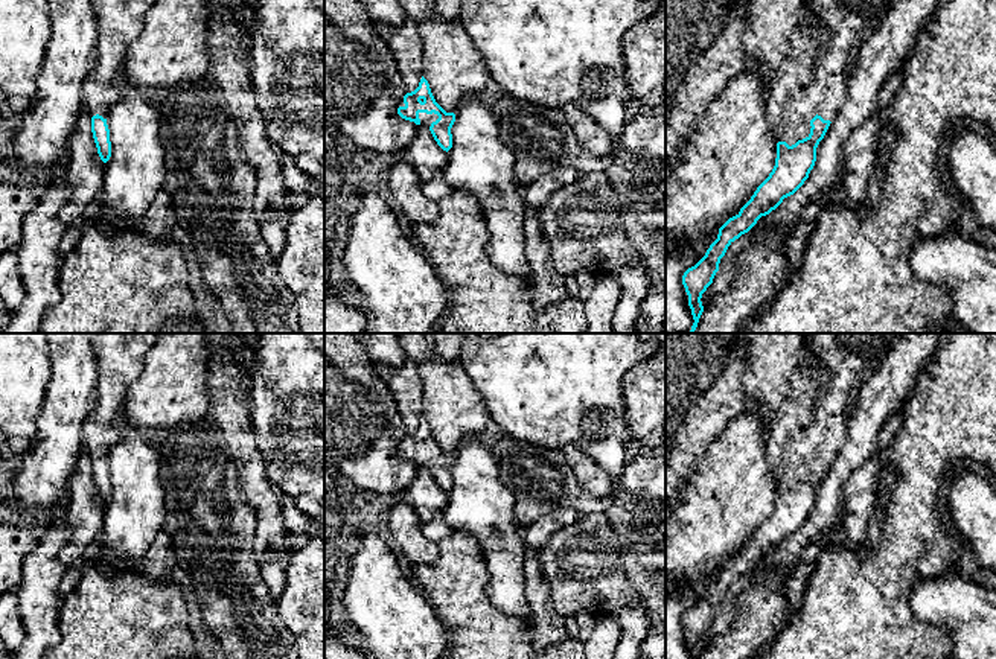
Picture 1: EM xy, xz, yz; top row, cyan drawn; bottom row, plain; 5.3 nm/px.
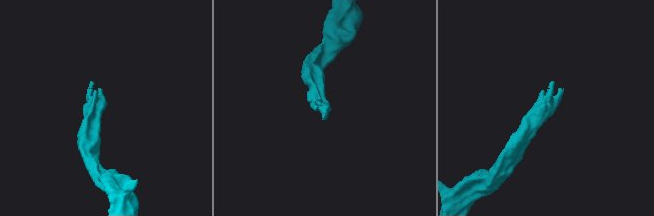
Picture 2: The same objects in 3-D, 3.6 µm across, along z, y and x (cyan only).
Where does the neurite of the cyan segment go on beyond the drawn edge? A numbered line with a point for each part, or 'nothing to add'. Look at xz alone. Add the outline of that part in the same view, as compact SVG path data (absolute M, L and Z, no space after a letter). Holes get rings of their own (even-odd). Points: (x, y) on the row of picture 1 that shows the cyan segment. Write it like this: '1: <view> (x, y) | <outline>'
1: xz (425, 119) | M419 113L419 119L420 119L420 125L423 126L431 126L433 122L436 122L439 119L437 114L426 114L426 113Z

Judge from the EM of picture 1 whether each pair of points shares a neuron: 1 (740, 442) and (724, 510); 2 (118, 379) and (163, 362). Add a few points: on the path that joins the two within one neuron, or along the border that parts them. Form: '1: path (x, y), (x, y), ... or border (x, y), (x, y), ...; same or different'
1: path (736, 458), (733, 493); same
2: border (151, 349), (124, 404); different

